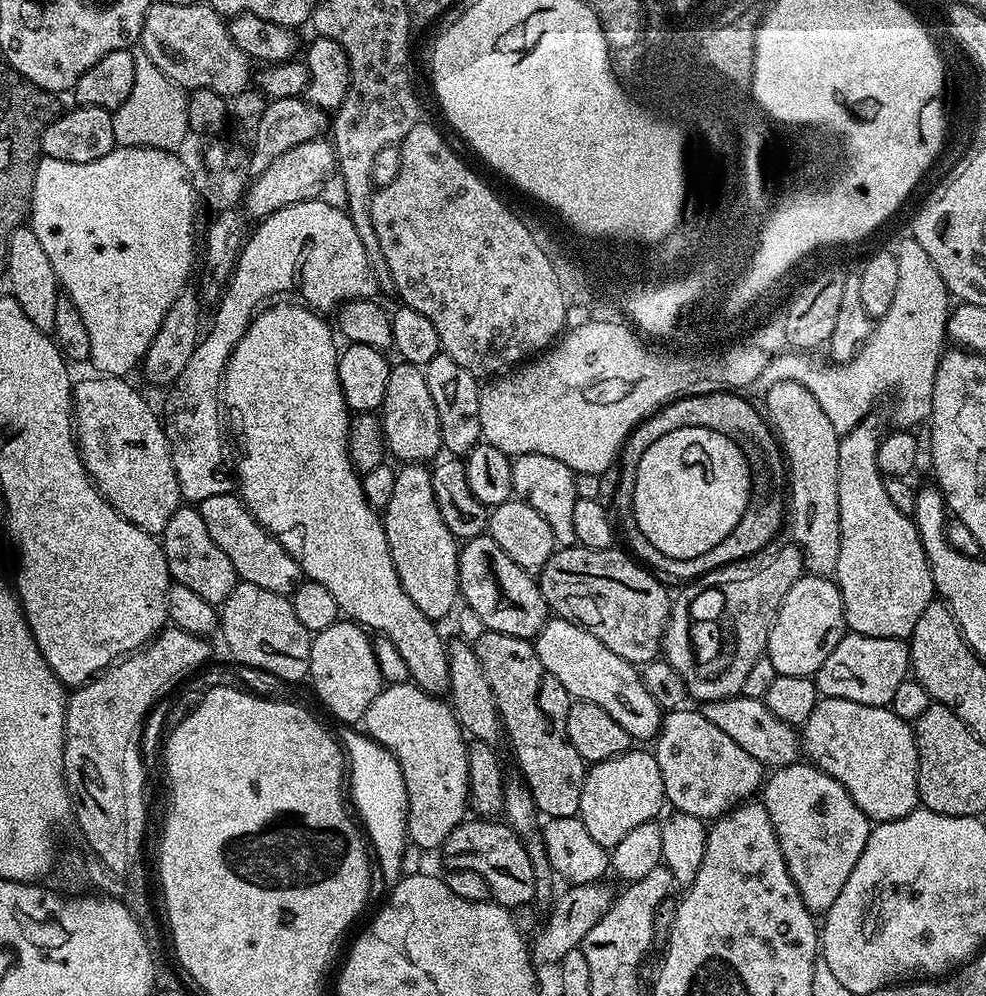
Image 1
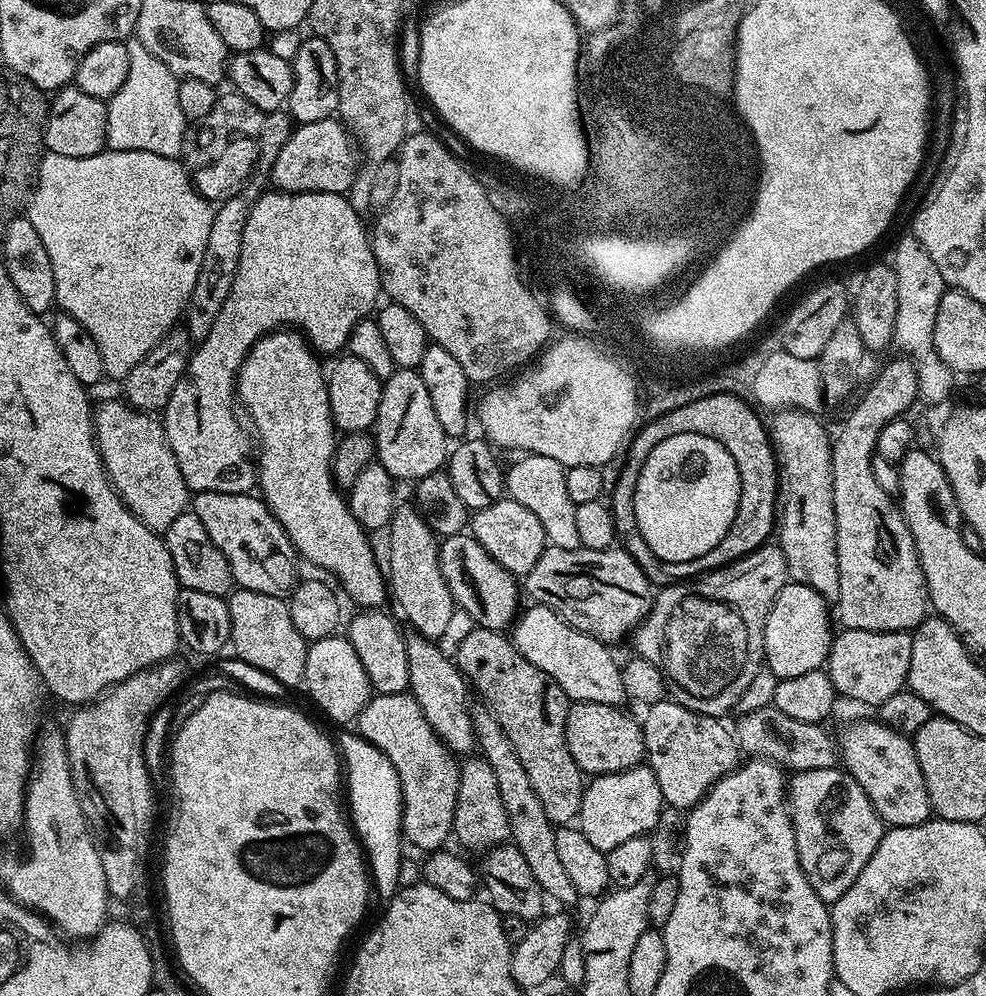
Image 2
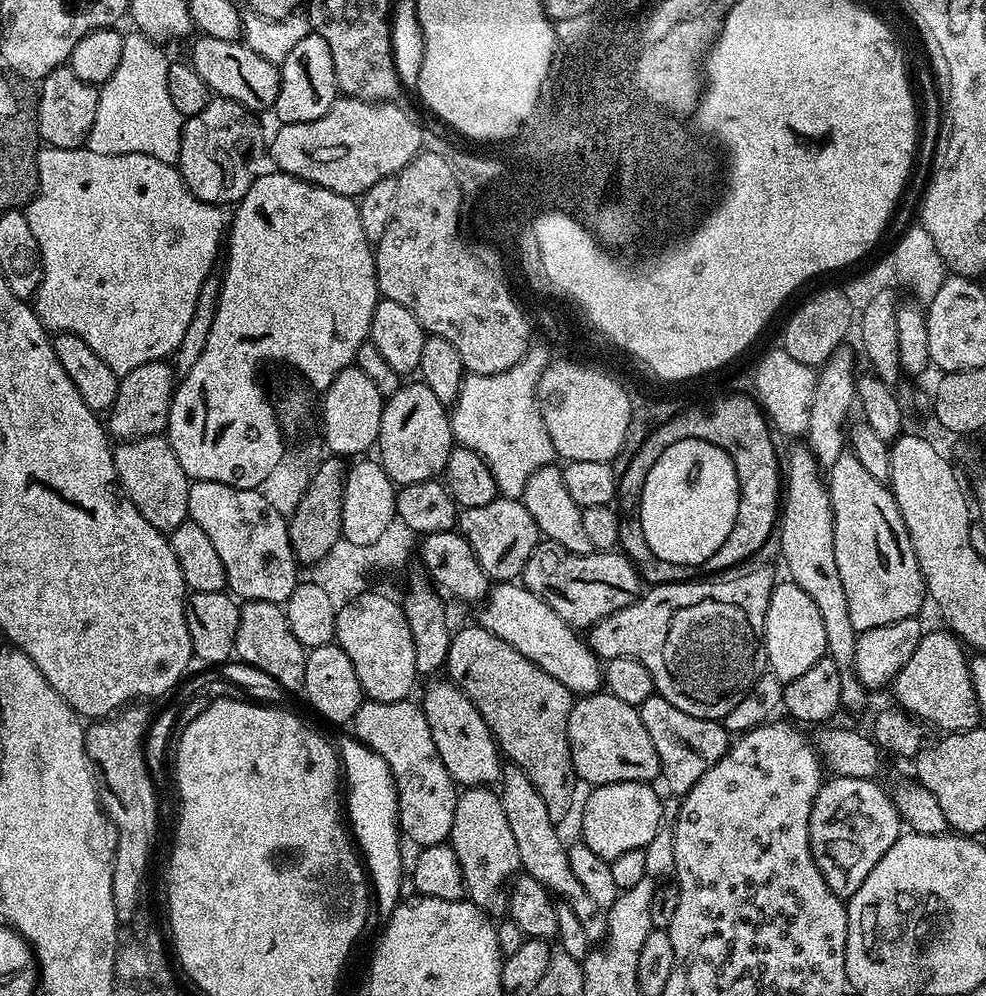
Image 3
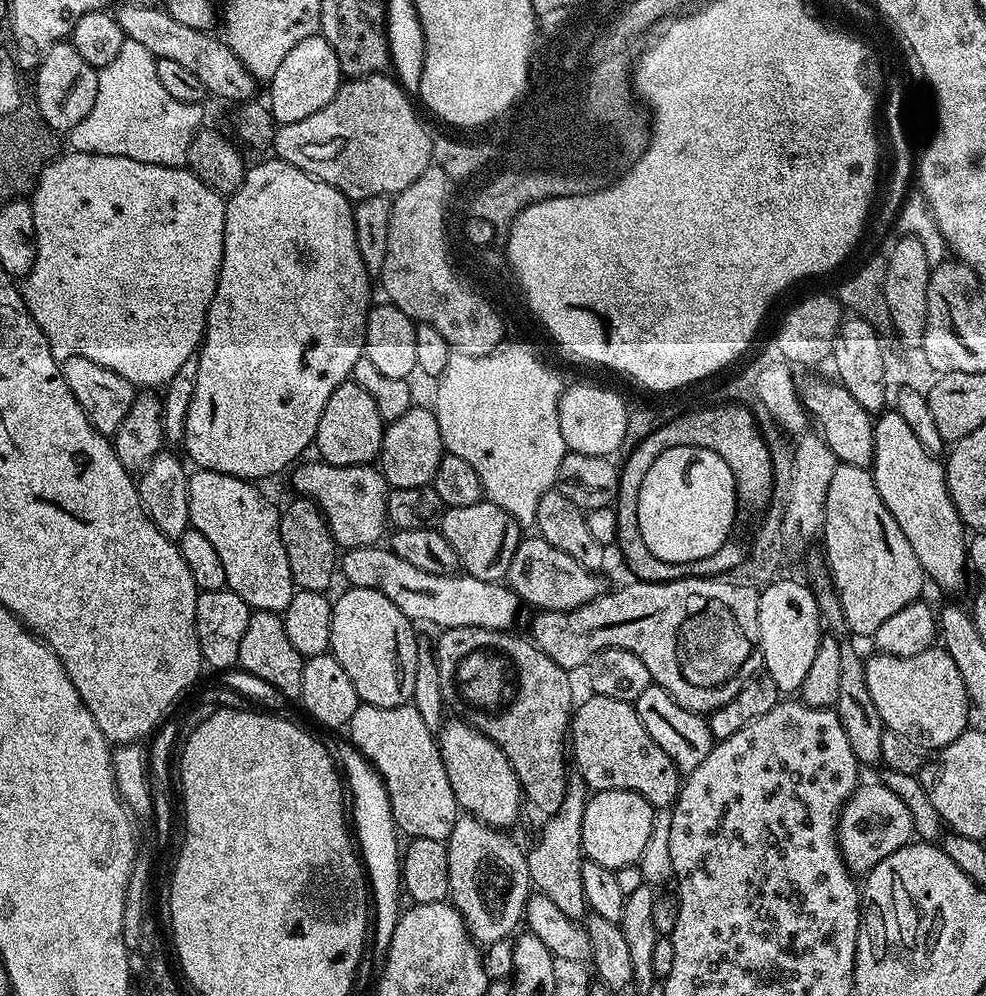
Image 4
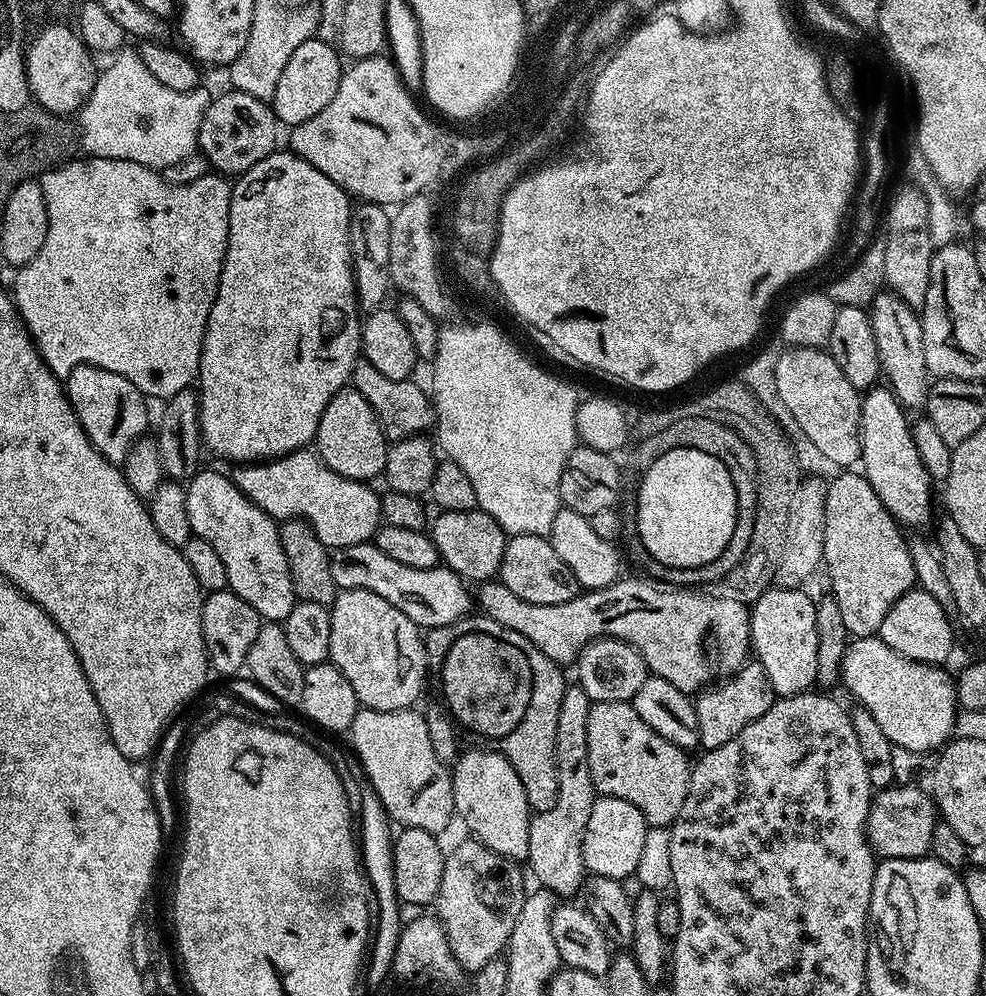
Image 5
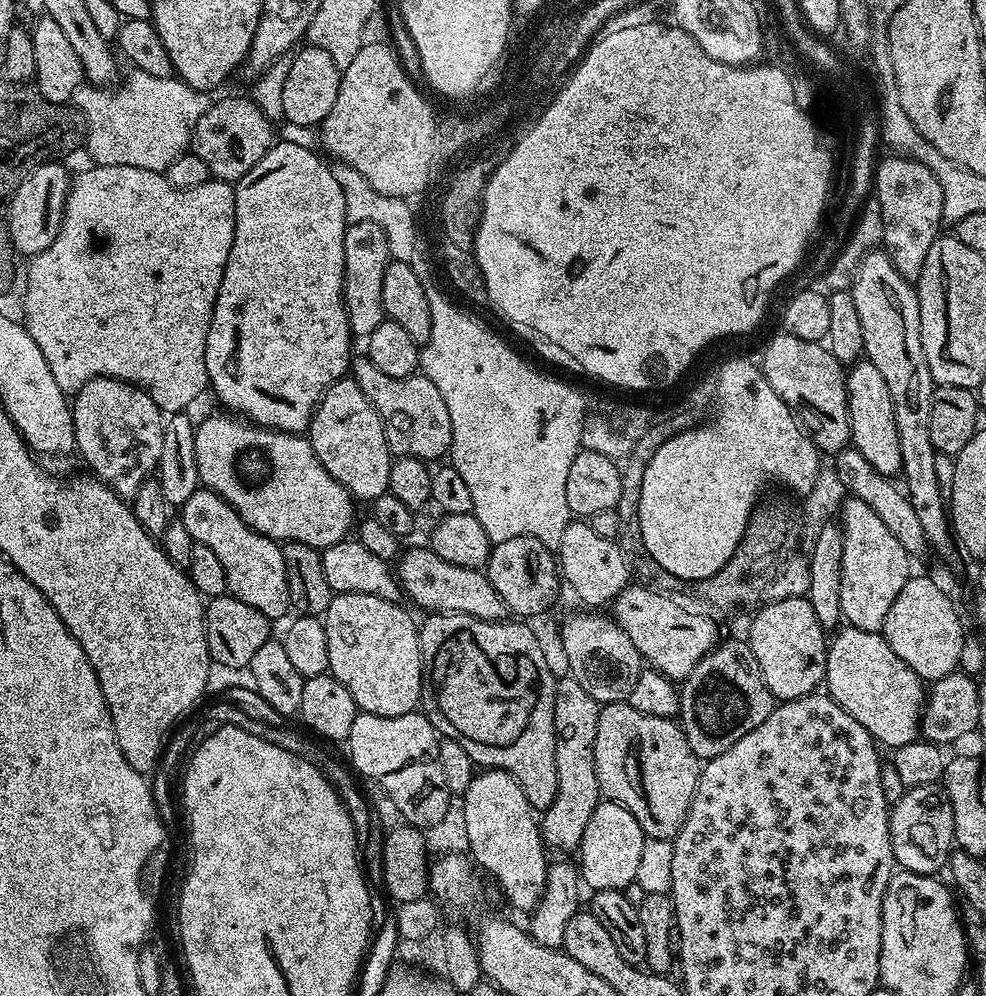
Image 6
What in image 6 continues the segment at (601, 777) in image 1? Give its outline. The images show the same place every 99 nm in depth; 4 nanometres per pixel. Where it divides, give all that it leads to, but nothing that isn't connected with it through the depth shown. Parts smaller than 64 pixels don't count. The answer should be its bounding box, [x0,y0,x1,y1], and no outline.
[578,800,645,890]

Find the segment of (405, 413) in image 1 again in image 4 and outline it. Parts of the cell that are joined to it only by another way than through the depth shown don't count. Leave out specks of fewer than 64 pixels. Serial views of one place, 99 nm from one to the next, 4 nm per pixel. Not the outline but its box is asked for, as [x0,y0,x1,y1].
[378,406,445,489]

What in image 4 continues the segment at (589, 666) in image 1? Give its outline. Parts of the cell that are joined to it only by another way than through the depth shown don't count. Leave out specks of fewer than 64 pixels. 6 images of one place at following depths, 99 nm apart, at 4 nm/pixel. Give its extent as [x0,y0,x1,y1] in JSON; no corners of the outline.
[338,546,522,632]

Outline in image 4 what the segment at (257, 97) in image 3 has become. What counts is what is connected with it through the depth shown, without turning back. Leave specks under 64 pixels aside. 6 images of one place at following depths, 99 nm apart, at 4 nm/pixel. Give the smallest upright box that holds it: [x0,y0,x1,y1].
[114,2,258,102]

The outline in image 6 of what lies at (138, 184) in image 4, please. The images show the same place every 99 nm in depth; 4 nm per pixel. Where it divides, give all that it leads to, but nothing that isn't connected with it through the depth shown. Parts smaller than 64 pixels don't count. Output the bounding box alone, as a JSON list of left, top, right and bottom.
[22,164,236,414]

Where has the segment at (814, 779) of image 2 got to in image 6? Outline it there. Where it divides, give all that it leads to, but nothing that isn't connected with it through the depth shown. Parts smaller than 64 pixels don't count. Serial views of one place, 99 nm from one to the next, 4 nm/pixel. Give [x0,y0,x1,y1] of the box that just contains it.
[888,784,954,876]

